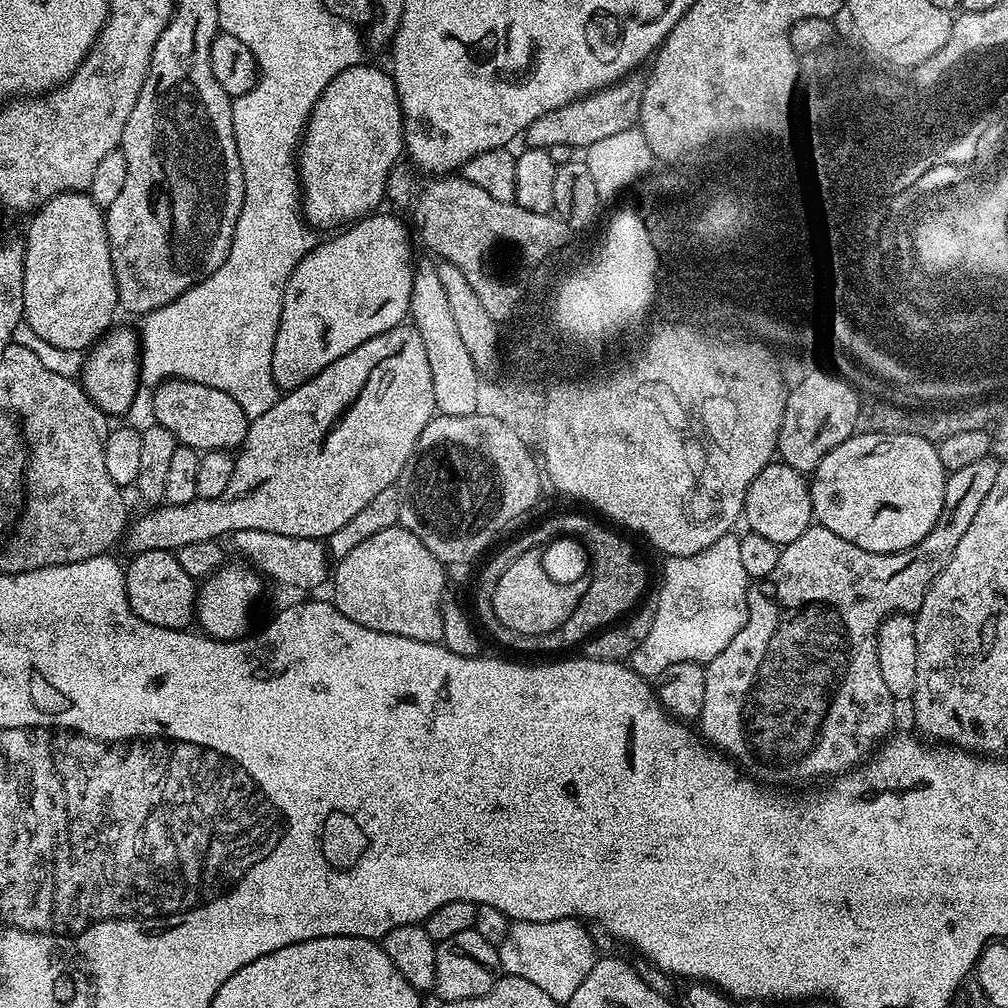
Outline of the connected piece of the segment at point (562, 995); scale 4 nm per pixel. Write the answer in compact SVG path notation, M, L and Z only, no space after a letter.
M579 919L551 920L550 922L513 923L506 938L498 946L501 969L509 976L526 978L541 990L546 990L550 998L566 1002L582 986L586 974L596 965L598 953L592 936L583 928Z

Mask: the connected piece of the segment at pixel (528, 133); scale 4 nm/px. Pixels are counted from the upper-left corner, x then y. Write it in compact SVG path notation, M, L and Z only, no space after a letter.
M639 75L625 76L617 84L603 88L584 96L581 100L570 102L566 106L558 106L558 110L550 110L550 114L542 114L542 118L534 118L528 129L522 134L523 143L530 148L550 148L555 145L567 145L575 150L588 149L594 142L619 134L633 127L640 119L640 107L644 94L645 81Z

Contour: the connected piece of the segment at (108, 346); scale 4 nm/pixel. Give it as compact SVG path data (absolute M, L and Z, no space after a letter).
M113 326L92 345L83 364L82 387L84 393L109 417L123 417L128 413L131 403L134 402L136 392L142 387L140 379L140 337L133 329L131 332L128 328Z

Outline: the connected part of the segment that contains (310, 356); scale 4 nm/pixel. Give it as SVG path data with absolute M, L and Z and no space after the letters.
M380 215L353 223L325 244L317 243L290 274L272 355L277 388L302 386L342 354L350 354L362 342L405 323L412 307L412 244L399 215Z

